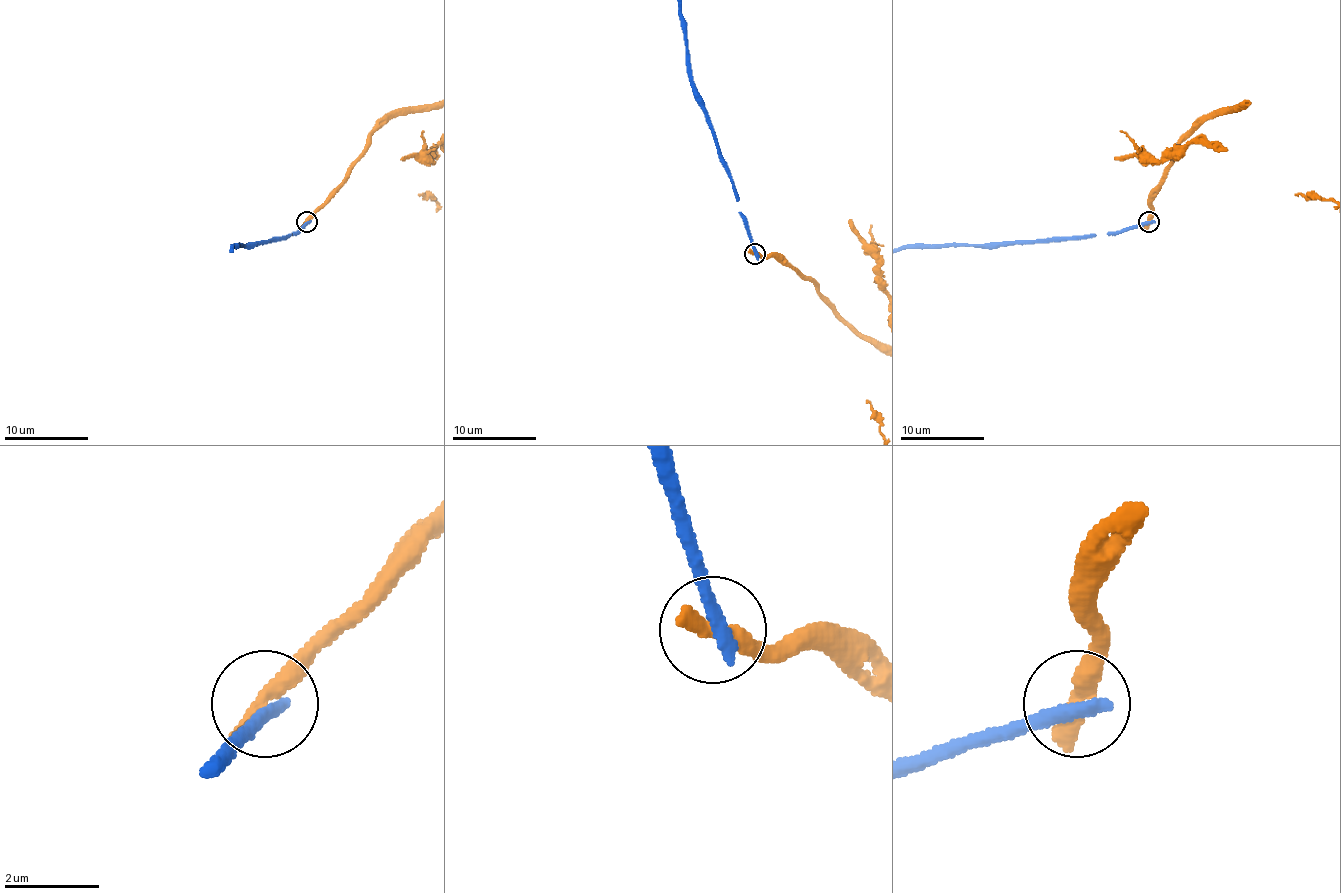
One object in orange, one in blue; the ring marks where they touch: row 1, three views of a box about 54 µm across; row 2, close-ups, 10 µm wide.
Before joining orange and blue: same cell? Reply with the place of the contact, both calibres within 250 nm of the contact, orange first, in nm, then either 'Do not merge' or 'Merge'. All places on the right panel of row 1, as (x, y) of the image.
Place: (1148, 221). Thickness 480 nm (orange) against 380 nm. Do not merge

